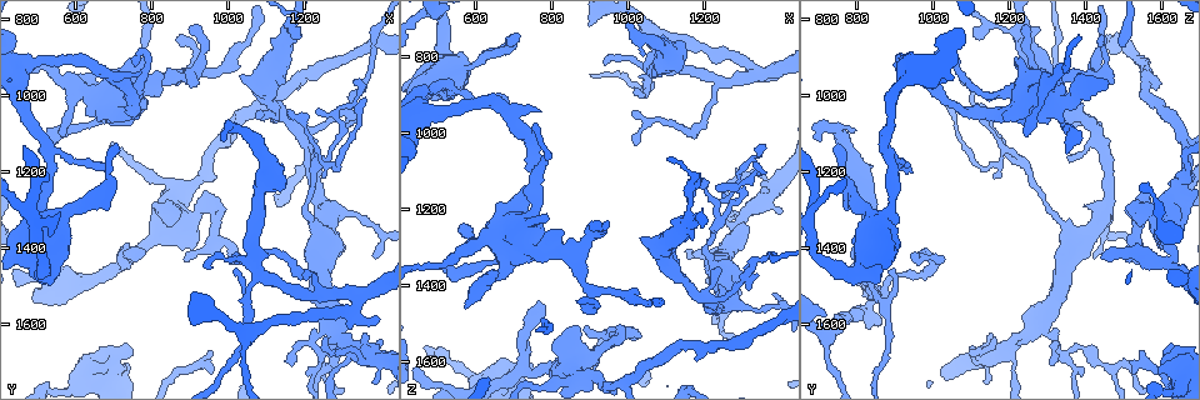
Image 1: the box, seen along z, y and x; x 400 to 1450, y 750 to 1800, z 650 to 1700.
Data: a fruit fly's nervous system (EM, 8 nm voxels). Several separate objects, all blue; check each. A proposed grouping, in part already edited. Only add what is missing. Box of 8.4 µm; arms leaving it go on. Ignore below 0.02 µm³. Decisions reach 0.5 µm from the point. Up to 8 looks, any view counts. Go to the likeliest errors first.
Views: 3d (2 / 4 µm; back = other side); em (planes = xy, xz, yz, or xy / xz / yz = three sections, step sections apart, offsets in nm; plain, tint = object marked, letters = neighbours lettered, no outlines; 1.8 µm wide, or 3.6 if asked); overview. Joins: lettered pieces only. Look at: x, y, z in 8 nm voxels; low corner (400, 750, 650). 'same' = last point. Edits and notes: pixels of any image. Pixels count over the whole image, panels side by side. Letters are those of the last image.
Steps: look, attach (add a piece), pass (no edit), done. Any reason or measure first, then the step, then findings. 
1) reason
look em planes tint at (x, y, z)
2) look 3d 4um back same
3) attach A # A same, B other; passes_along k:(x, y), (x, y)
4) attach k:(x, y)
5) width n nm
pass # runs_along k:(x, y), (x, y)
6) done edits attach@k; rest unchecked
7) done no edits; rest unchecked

four arms meet
look 3d 2um at (475, 925, 940)

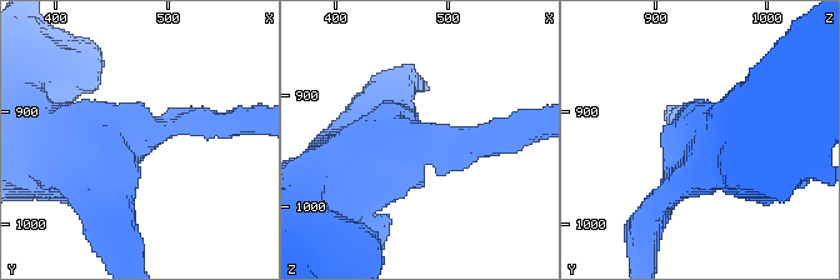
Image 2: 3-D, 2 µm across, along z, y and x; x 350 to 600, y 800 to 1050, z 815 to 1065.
arms 4; now the EM
look em planes letters at (470, 922, 946)

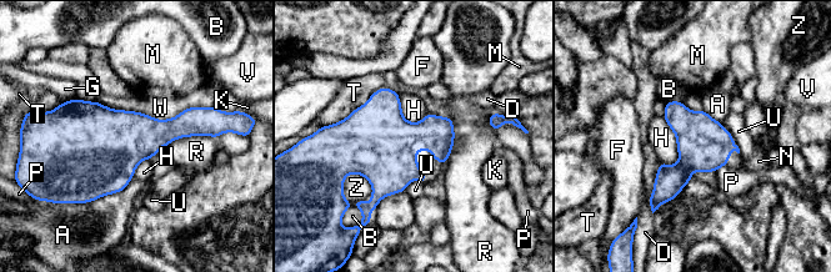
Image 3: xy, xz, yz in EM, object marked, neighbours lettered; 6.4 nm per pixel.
pass # A other, B other, D other, F other, G other, H other, K other, M other, N other, P other, R other, T other, U other, V other, W other, Z other; border 3:(662, 117), (675, 136), (675, 165); none of them fits

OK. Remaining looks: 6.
three-way junction
look em planes letters at (1240, 1390, 1405)

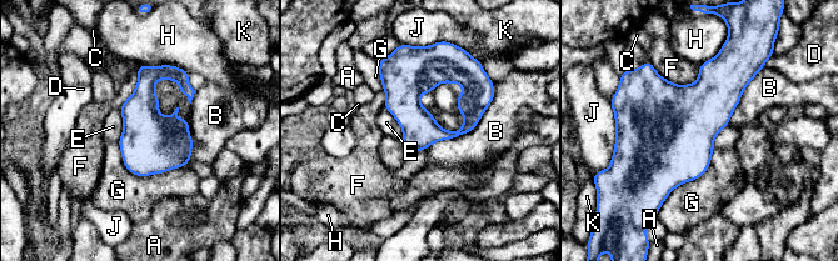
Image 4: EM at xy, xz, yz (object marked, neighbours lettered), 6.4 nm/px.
width 240 nm
pass # A other, B other, C other, D other, E other, F other, G other, H other, J other, K other; border 4:(494, 85), (473, 129), (427, 147); no lettered piece goes on from it

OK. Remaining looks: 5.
free end
look em planes letters at (760, 1430, 1450)

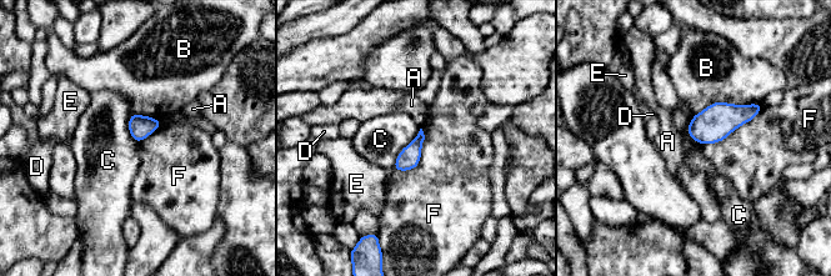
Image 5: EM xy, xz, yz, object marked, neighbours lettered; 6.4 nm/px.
width 140 nm
pass # A other, B other, C other, D other, E other, F other; border 5:(420, 128), (400, 151), (391, 169); no lettered piece goes on from it

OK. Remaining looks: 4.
sharp bend
look em planes letters at (660, 1710, 1625)

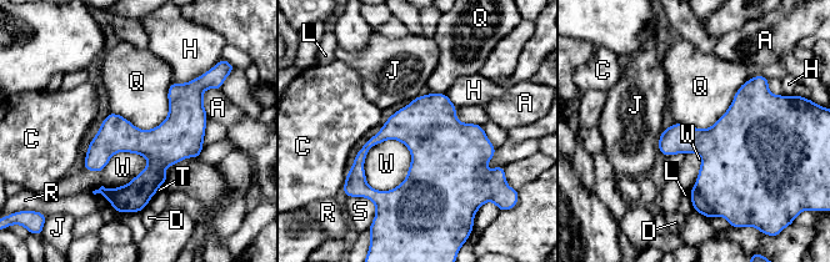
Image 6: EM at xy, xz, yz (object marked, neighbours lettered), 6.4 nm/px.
pass # A other, C other, D other, H other, J other, L other, Q other, R other, S other, T other, W other; runs_along 6:(194, 84), (184, 129), (131, 207); none of them fits

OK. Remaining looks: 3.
done no edits; rest unchecked

